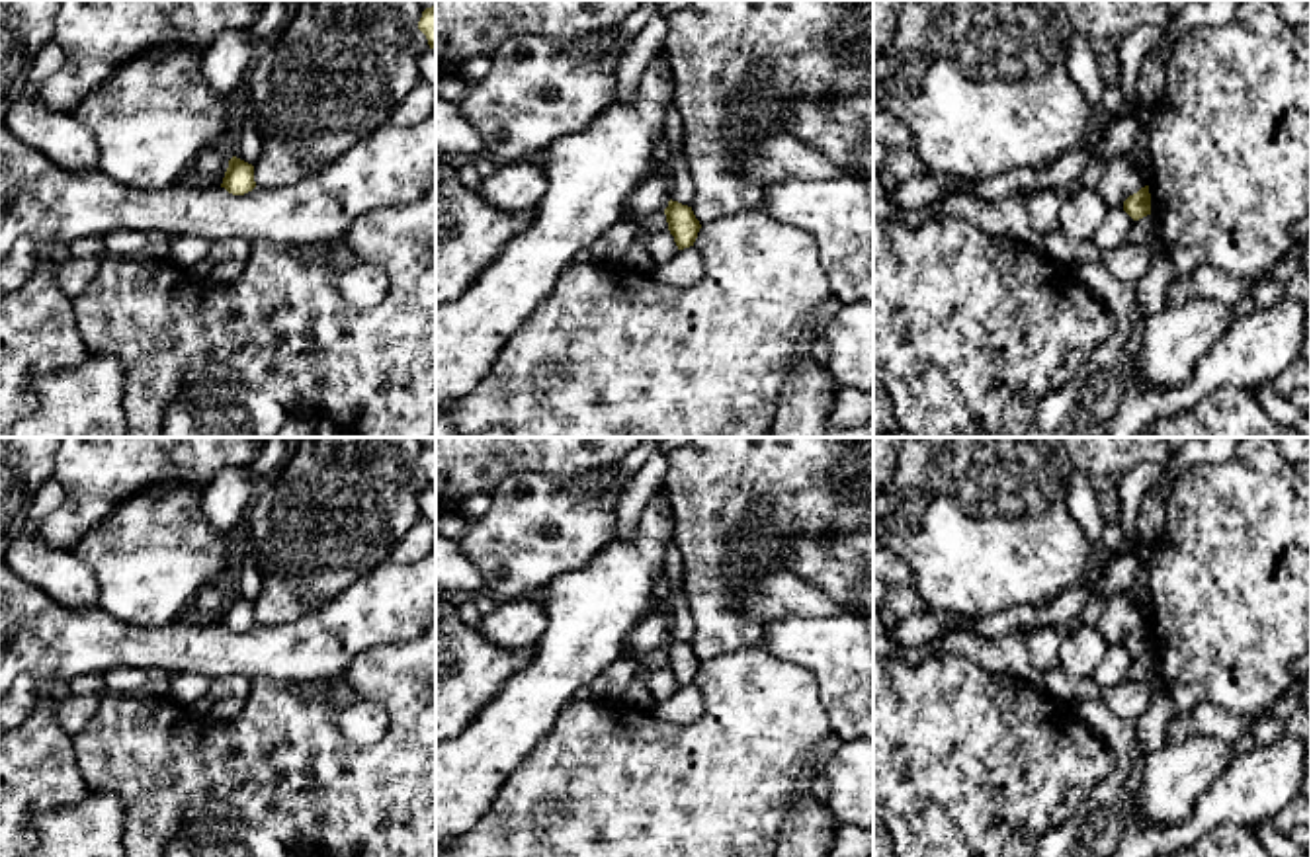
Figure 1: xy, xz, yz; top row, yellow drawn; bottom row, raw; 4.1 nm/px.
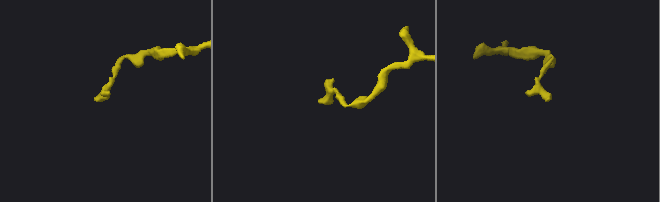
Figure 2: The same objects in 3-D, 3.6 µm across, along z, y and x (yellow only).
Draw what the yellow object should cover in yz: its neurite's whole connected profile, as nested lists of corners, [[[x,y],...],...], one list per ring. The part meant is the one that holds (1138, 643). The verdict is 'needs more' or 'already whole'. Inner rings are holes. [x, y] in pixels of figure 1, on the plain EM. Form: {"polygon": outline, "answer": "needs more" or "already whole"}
{"polygon": [[[1149,623],[1141,625],[1137,631],[1129,633],[1123,638],[1123,648],[1133,656],[1139,658],[1151,652],[1151,631]]], "answer": "already whole"}

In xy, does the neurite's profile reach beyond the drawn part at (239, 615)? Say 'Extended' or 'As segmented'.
As segmented

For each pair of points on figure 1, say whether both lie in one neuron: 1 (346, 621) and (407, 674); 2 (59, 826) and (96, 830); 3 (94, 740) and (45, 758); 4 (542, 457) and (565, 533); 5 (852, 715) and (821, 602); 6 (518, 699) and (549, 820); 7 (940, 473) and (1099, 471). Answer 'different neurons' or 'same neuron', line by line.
1: different neurons
2: same neuron
3: different neurons
4: different neurons
5: different neurons
6: different neurons
7: different neurons

